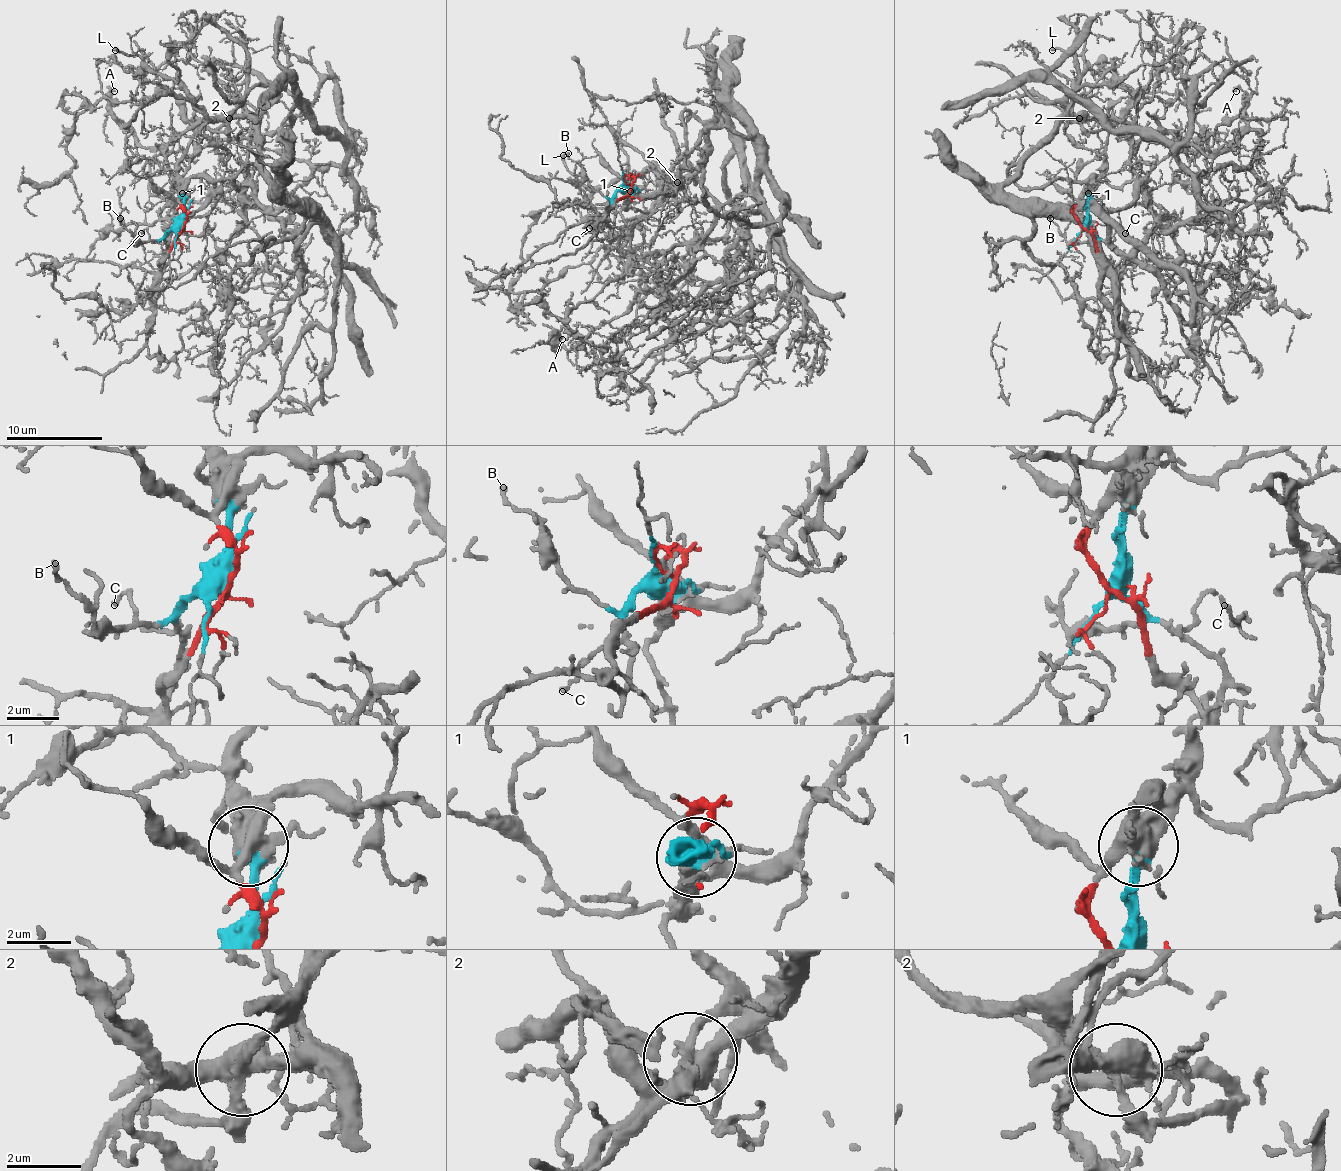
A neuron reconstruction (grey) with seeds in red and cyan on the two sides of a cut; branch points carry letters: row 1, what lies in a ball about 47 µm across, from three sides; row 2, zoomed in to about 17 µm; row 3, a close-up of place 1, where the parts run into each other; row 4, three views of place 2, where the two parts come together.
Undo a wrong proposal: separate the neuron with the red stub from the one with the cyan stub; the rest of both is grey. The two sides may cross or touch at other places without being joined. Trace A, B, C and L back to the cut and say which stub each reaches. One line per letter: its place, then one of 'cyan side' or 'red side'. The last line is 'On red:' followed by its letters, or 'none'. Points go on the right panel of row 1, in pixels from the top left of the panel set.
A: (1236, 91) | cyan side
B: (1050, 218) | cyan side
C: (1125, 233) | cyan side
L: (1052, 50) | red side
On red: L

